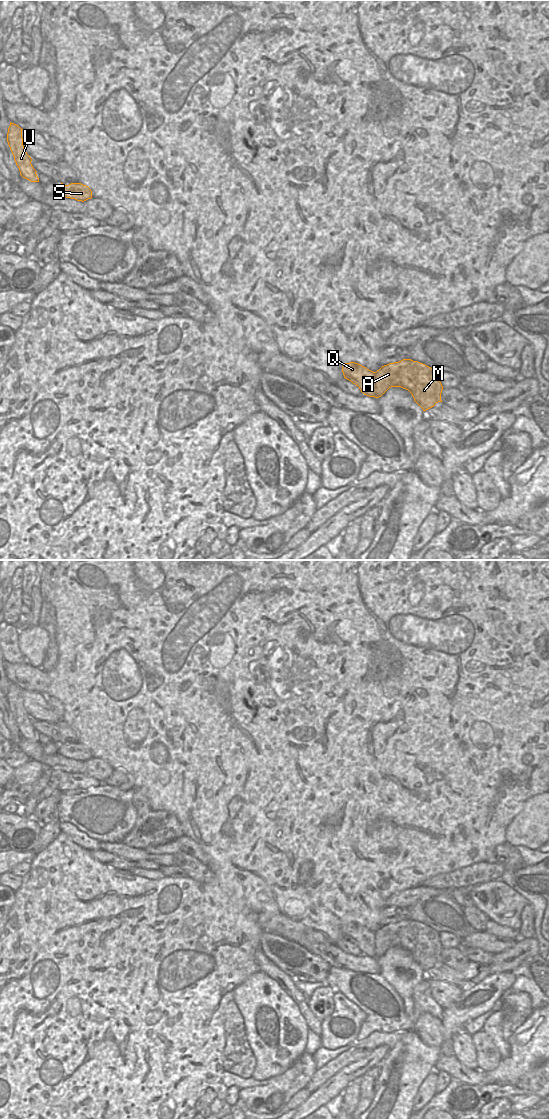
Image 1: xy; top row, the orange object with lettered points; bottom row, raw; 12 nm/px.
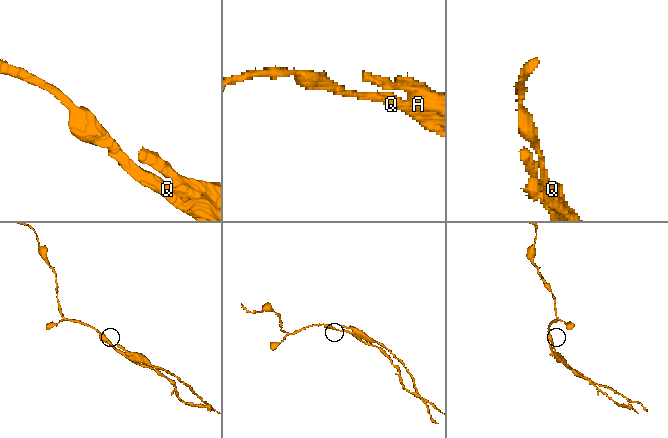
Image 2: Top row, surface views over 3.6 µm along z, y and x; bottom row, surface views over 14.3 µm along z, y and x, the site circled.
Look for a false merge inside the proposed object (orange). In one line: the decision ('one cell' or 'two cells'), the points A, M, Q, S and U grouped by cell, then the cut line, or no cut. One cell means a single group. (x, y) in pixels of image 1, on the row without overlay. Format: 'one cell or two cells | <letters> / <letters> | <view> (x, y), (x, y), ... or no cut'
two cells | A M / Q S U | xy (374, 932), (375, 956)

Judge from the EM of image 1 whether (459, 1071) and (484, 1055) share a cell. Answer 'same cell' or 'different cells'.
different cells

